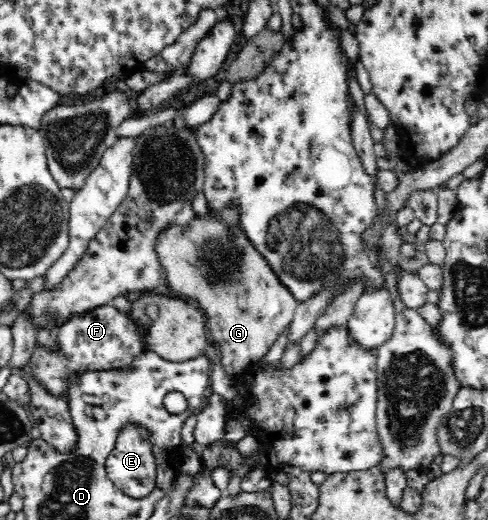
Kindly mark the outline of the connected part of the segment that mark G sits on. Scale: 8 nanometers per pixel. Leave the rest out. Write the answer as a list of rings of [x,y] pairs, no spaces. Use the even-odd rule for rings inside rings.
[[[212,212],[202,219],[194,217],[185,228],[177,224],[170,225],[170,229],[160,235],[156,250],[160,254],[169,289],[177,295],[196,300],[208,316],[210,337],[218,346],[221,365],[228,377],[237,377],[252,363],[259,362],[276,343],[276,339],[288,331],[298,301],[273,275],[272,269],[249,243],[239,224],[225,225]]]

